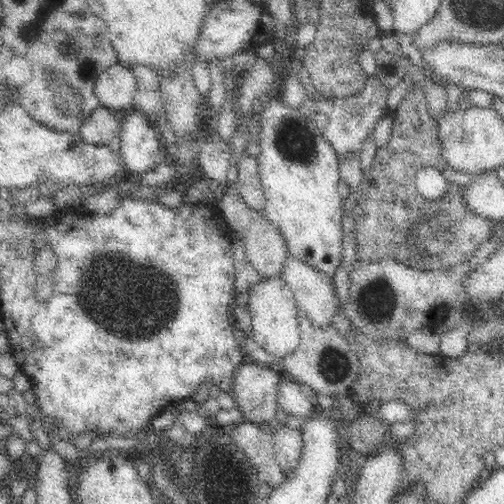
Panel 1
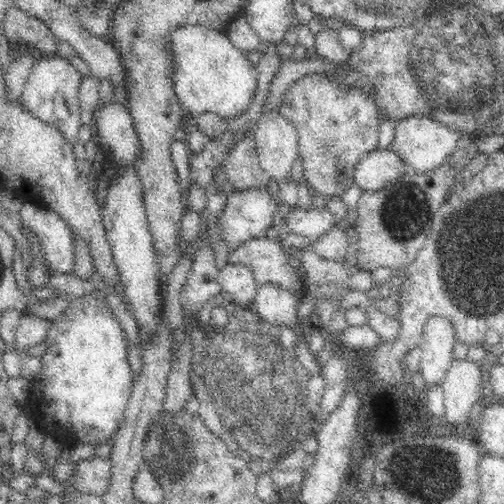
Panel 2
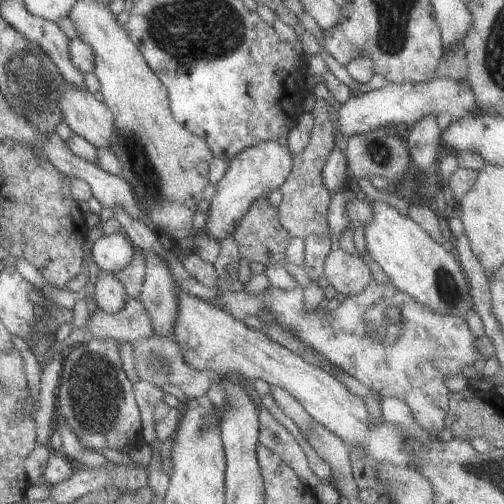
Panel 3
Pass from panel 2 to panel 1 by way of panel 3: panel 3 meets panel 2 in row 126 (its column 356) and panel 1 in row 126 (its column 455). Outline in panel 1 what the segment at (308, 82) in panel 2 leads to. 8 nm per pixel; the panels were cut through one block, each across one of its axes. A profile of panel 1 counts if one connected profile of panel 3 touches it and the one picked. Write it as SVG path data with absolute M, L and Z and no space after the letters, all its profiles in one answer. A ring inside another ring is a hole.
M368 78L366 80L366 88L358 94L358 96L350 96L350 98L334 98L328 102L316 102L314 98L306 100L298 112L308 120L314 122L318 126L318 130L322 132L322 136L328 138L328 142L332 144L338 160L342 160L346 154L350 152L360 152L362 142L366 142L368 134L374 132L376 122L386 116L386 114L394 114L388 110L388 90L384 88L384 84L378 78Z

